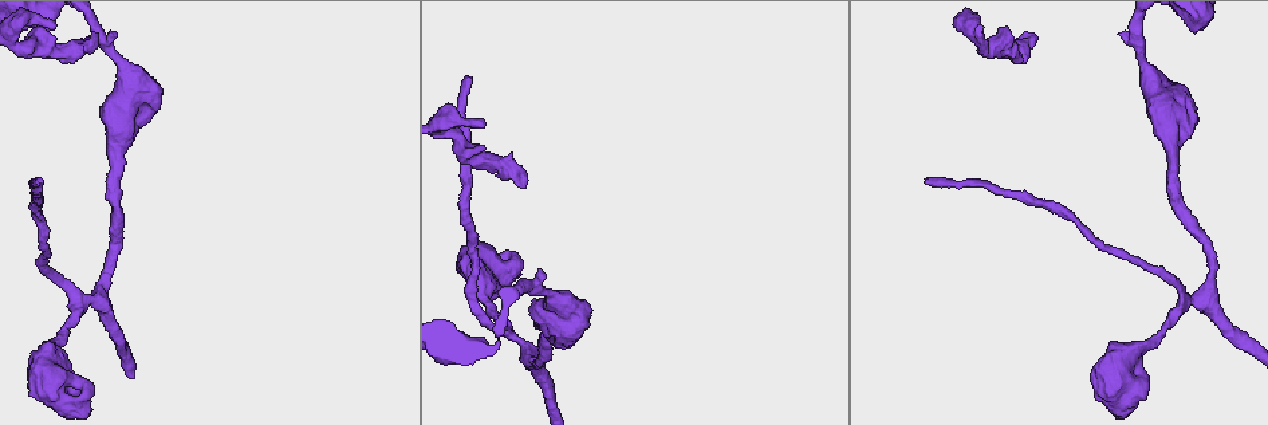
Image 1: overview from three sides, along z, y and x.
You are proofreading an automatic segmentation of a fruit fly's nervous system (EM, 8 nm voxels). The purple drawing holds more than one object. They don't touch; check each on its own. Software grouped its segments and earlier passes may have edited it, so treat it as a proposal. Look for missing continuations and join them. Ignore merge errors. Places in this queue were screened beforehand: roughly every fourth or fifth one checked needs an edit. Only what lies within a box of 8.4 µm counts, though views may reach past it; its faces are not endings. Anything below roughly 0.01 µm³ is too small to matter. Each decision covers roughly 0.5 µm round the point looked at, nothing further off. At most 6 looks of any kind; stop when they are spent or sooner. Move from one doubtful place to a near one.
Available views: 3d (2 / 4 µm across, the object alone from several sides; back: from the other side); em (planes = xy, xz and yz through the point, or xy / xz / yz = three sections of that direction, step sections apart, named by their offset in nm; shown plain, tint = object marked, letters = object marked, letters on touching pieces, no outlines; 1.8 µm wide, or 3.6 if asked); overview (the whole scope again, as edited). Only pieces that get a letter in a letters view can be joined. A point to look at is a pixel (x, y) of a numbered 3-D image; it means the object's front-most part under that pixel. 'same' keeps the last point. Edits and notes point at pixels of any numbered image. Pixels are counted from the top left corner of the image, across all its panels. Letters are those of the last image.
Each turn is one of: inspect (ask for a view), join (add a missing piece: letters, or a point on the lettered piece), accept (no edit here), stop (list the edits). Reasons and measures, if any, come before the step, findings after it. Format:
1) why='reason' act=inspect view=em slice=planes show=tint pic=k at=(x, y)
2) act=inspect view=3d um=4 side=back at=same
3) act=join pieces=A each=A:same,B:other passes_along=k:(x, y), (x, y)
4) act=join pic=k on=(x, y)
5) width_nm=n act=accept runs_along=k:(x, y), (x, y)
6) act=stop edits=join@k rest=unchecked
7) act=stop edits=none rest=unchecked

why='free end' act=inspect view=3d um=4 pic=1 at=(46, 28)

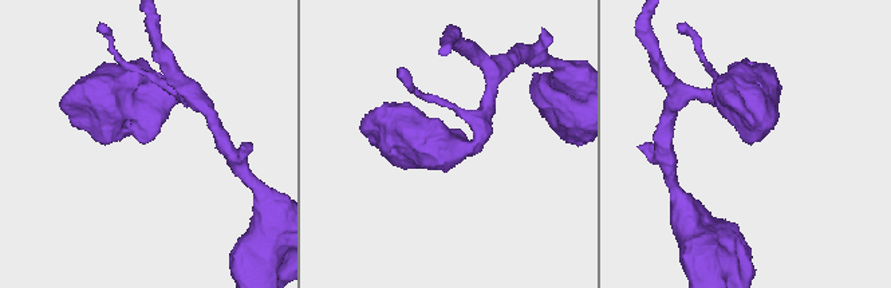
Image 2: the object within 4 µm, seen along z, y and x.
act=inspect view=em um=3.6 slice=planes show=letters pic=2 at=(151, 139)

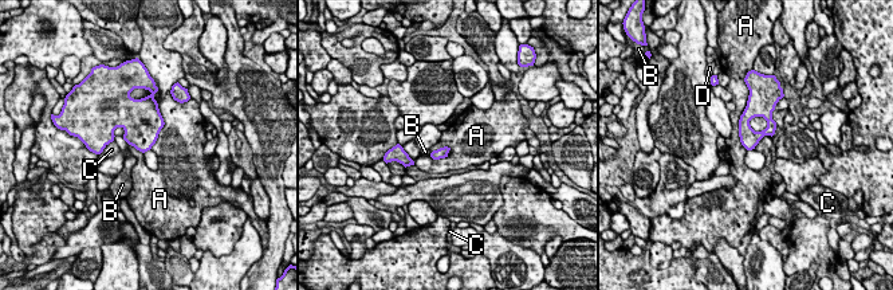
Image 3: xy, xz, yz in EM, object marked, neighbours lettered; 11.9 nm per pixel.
longest_contact=A:550nm act=accept each=A:other,B:other,C:other,D:other border=3:(747, 104), (739, 120), (746, 149) found='no lettered piece goes on from it'

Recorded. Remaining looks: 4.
why='stops while still wide' act=inspect view=em slice=planes show=letters pic=1 at=(160, 86)

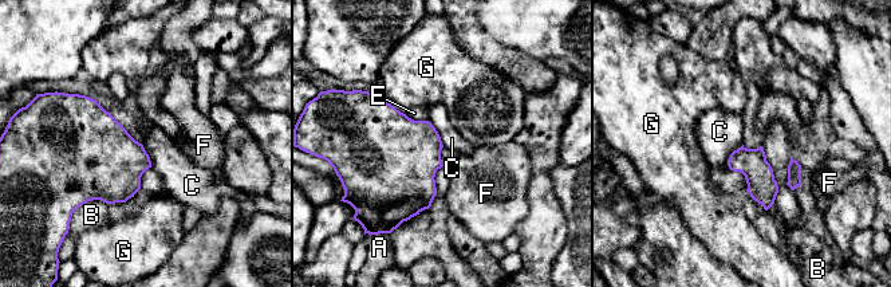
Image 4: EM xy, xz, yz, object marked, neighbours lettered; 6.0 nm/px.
act=accept each=A:other,B:other,C:other,E:other,F:other,G:other border=4:(428, 121), (437, 132), (444, 146) found='none of them fits'

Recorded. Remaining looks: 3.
why='branch stops here' act=inspect view=3d um=2 pic=1 at=(479, 128)

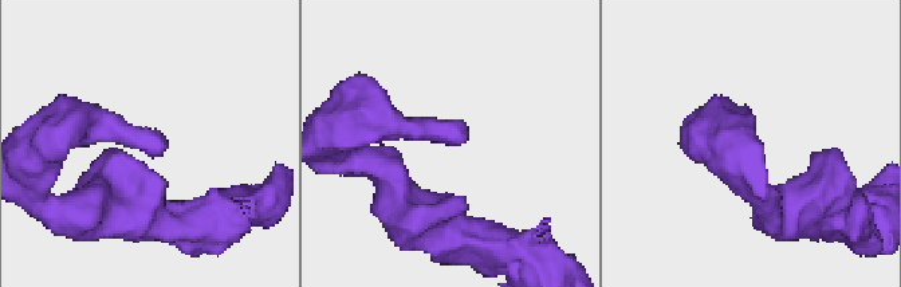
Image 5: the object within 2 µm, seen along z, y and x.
act=inspect view=em slice=planes show=letters pic=5 at=(155, 144)

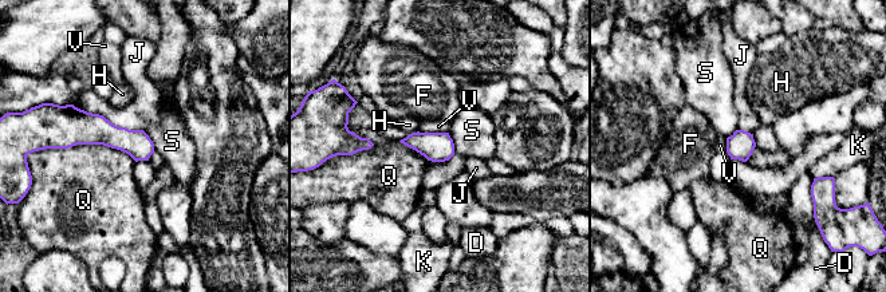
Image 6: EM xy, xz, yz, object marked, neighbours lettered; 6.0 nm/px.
act=accept each=D:other,F:other,H:other,J:other,K:other,Q:other,S:other,V:other border=6:(144, 131), (152, 141), (154, 150) found='none of them fits'

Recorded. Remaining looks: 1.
act=stop edits=none rest=unchecked

